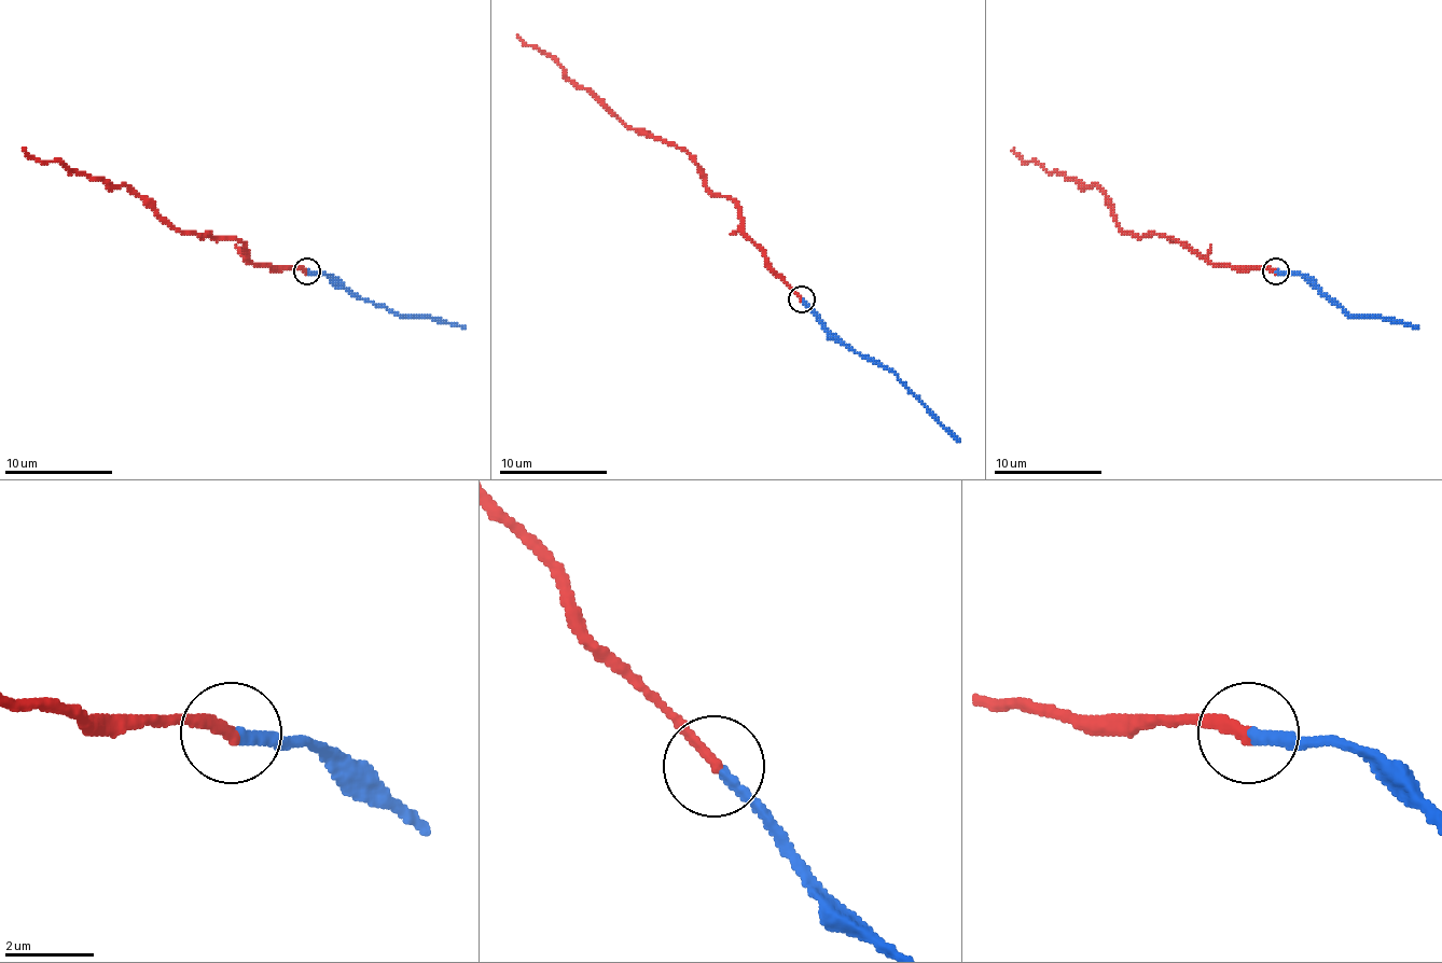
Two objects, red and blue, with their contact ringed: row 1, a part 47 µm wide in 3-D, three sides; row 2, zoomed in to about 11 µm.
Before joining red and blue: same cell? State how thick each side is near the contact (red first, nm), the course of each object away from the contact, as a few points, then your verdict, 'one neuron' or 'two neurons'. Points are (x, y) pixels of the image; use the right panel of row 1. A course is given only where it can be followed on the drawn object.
calibres 260 and 200 nm; course red (1275, 271), (1219, 266), (1162, 234), (1127, 234), (1095, 185), (1047, 172), (1011, 151); course blue (1275, 271), (1302, 275), (1323, 296), (1350, 315), (1381, 315), (1418, 329); one neuron

